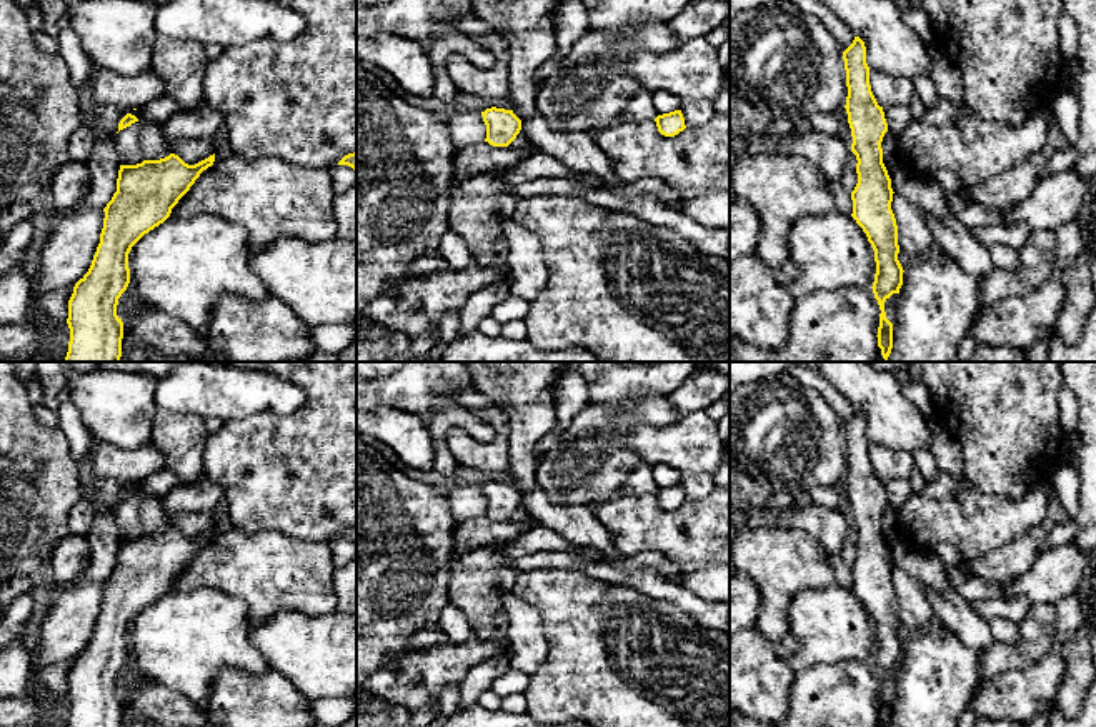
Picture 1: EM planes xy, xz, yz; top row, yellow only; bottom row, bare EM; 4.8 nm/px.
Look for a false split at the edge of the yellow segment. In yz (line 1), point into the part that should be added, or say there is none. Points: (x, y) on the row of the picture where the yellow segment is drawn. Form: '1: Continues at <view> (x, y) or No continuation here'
1: No continuation here

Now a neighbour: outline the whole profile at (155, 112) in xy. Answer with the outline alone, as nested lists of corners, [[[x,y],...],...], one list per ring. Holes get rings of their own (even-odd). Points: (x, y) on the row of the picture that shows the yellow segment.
[[[158,98],[153,100],[142,108],[123,108],[123,107],[115,107],[115,105],[92,105],[92,110],[97,117],[97,127],[110,138],[113,138],[118,132],[118,123],[120,120],[127,115],[132,113],[138,120],[145,120],[147,123],[160,125],[165,122],[168,117],[172,117],[178,110],[185,110],[178,107],[173,100],[170,98]]]

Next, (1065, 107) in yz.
[[[1074,57],[1069,63],[1071,68],[1071,88],[1068,92],[1061,92],[1053,102],[1053,113],[1058,120],[1058,125],[1066,138],[1068,147],[1074,147],[1078,140],[1078,97],[1073,88],[1073,77],[1078,72],[1078,57]]]

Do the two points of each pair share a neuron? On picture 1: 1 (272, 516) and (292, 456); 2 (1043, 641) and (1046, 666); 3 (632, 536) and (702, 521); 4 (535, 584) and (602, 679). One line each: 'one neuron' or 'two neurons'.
1: one neuron
2: two neurons
3: one neuron
4: one neuron

